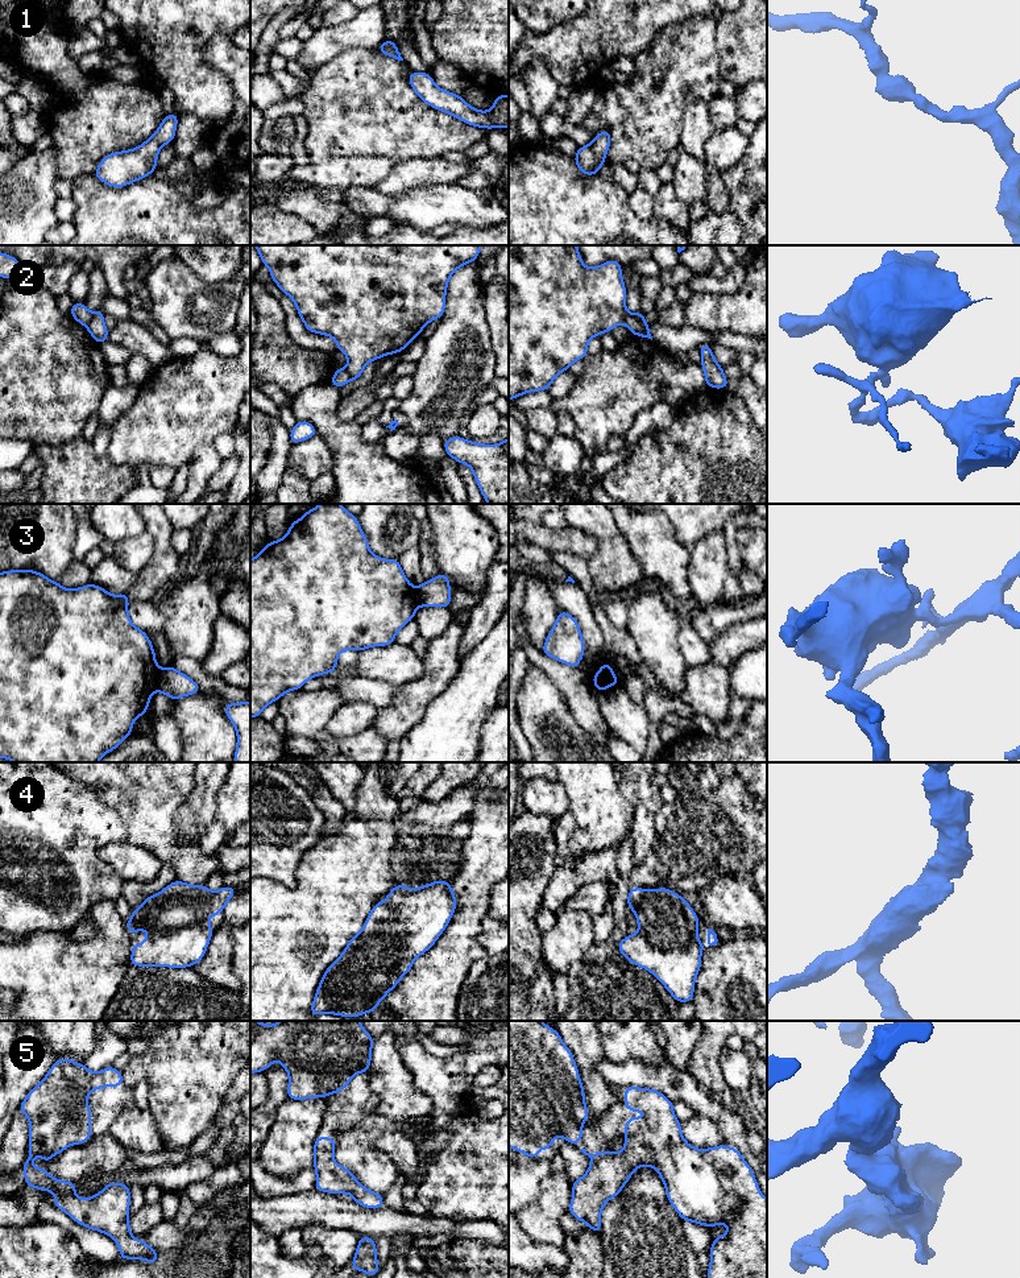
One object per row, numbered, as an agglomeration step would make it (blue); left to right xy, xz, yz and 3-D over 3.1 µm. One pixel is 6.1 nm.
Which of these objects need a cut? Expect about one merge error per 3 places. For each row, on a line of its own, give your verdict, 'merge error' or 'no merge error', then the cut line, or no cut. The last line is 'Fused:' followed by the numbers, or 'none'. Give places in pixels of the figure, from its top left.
1: no merge error; no cut
2: merge error; cut in xy along (92, 313), (86, 326)
3: merge error; cut in xy along (160, 669), (154, 689)
4: no merge error; no cut
5: no merge error; no cut
Fused: 2, 3

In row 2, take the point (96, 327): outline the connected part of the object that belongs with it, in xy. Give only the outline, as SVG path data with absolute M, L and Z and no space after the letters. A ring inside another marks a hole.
M96 310L92 313L92 318L87 324L87 331L95 339L95 342L100 346L103 342L108 340L109 330L104 324L104 311Z

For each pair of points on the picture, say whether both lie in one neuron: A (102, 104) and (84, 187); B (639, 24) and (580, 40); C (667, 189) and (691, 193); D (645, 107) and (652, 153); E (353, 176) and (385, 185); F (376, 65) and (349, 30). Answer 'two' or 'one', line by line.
A: two
B: one
C: two
D: one
E: two
F: two

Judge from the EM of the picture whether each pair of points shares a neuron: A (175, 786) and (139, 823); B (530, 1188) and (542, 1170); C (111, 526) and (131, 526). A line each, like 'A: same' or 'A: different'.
A: same
B: same
C: same

